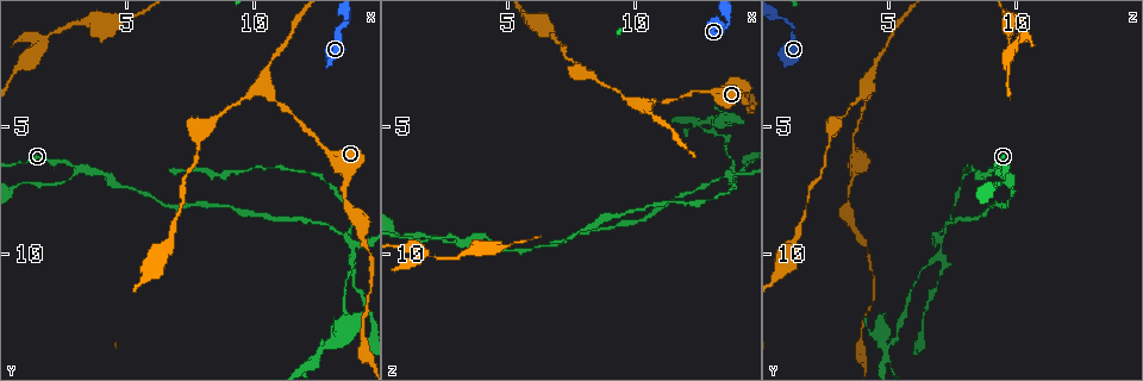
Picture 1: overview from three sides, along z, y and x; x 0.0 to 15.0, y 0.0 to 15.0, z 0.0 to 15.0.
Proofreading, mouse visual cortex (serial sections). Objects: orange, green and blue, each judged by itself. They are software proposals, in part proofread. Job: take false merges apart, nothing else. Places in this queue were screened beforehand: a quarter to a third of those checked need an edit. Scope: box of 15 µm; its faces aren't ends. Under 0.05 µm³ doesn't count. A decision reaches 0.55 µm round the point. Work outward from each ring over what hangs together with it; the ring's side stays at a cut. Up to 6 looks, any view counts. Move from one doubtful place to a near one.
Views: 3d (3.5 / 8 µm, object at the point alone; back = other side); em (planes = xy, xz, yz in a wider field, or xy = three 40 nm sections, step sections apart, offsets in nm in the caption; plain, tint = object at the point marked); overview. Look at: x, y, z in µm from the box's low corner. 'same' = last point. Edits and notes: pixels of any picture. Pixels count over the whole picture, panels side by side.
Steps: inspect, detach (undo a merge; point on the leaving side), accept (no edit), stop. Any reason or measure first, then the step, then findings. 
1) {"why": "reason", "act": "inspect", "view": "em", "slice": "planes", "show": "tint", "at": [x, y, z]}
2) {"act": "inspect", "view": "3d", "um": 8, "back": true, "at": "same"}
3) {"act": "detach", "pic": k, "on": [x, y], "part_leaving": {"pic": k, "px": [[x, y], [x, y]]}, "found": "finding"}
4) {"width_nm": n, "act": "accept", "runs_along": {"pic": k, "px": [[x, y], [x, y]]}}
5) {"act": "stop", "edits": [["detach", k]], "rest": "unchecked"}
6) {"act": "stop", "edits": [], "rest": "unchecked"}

{"why": "sharp bend", "act": "inspect", "view": "3d", "um": 3.5, "at": [3.1, 6.6, 9.5]}

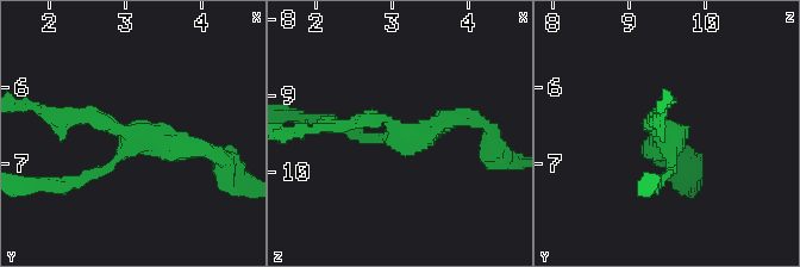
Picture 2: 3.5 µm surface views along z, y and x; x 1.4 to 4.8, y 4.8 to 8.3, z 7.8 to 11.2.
{"why": "now the EM", "act": "inspect", "view": "em", "slice": "xy", "step": 3, "show": "tint", "at": [3.10, 6.60, 9.45]}

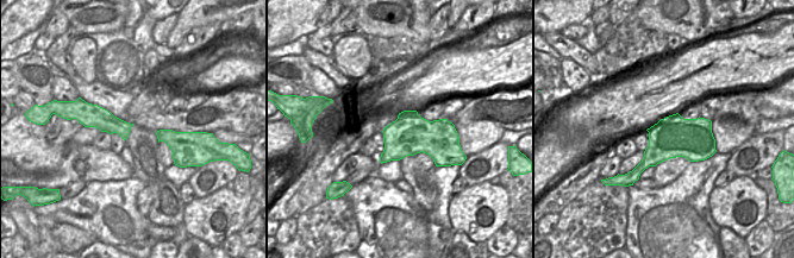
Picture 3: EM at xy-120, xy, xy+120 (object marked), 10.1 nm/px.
{"arms": 3, "arm_widths_nm": [150, 150, 250], "act": "accept", "runs_along": {"pic": 2, "px": [[60, 118], [206, 148]]}, "found": "one cell here"}

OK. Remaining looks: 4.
{"act": "inspect", "view": "3d", "um": 3.5, "at": [9.7, 3.9, 3.7]}

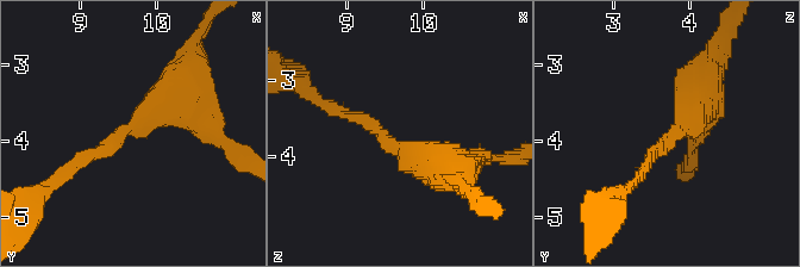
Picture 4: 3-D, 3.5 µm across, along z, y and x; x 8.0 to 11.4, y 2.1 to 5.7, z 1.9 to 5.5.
{"arm_widths_nm": [150, 500], "act": "inspect", "view": "em", "slice": "xy", "step": 2, "show": "tint", "at": [9.60, 3.85, 3.80]}

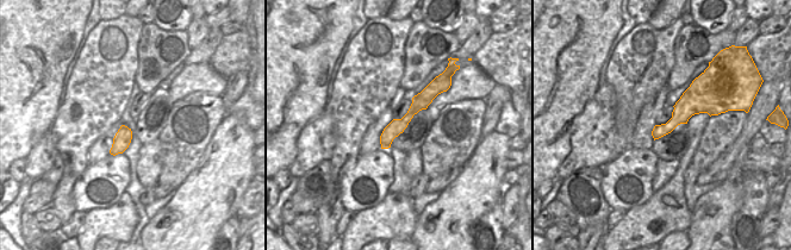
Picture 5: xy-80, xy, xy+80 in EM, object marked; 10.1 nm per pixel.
{"act": "accept", "runs_along": {"pic": 5, "px": [[431, 87], [386, 138], [384, 145]]}, "found": "one cell here"}

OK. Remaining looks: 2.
{"why": "looks like a crossing", "act": "inspect", "view": "3d", "um": 3.5, "at": [13.7, 9.4, 7.0]}

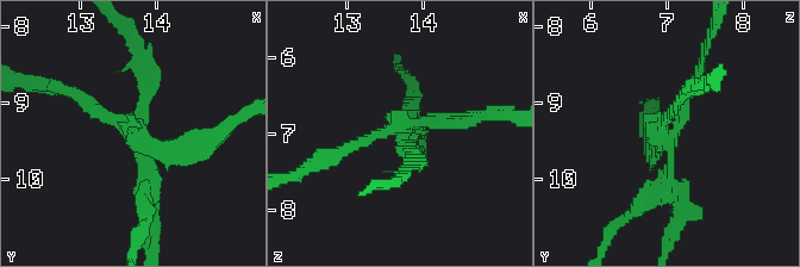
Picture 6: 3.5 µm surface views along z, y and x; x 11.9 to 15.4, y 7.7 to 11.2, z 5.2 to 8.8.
{"arms": 4, "arm_widths_nm": [150, 150, 200, 250], "act": "inspect", "view": "em", "slice": "xy", "step": 1, "show": "tint", "at": [13.70, 9.40, 7.00]}

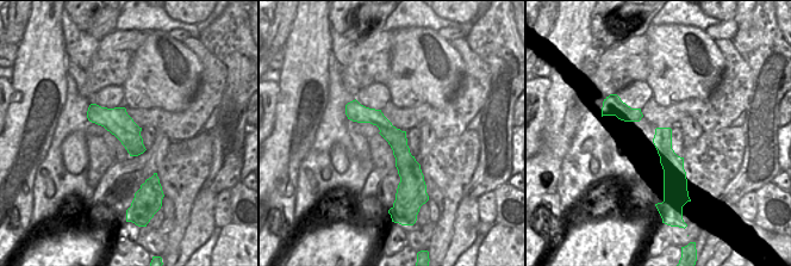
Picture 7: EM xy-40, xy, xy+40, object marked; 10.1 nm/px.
{"width_nm": 190, "act": "detach", "pic": 6, "on": [660, 200], "part_leaving": {"pic": 6, "px": [[668, 136], [668, 182], [622, 223]]}, "found": "a second cell is stuck on"}

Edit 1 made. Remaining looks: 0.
{"act": "stop", "edits": [["detach", 6]], "rest": "unchecked"}

